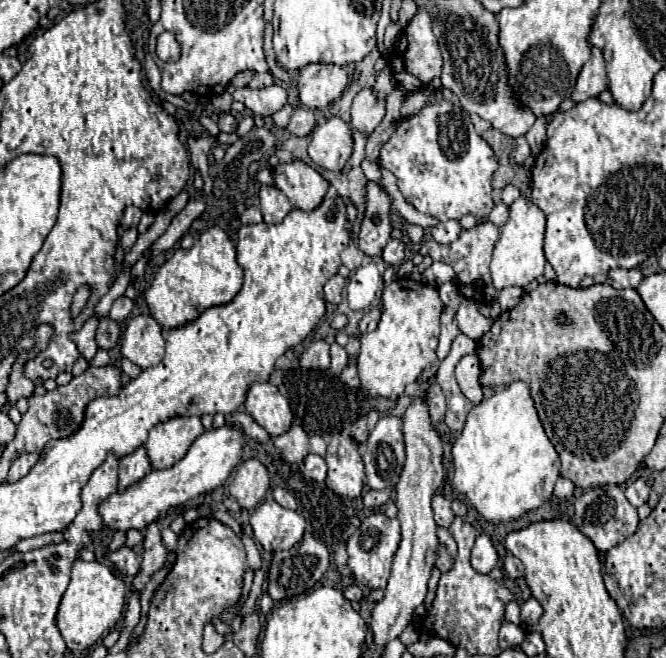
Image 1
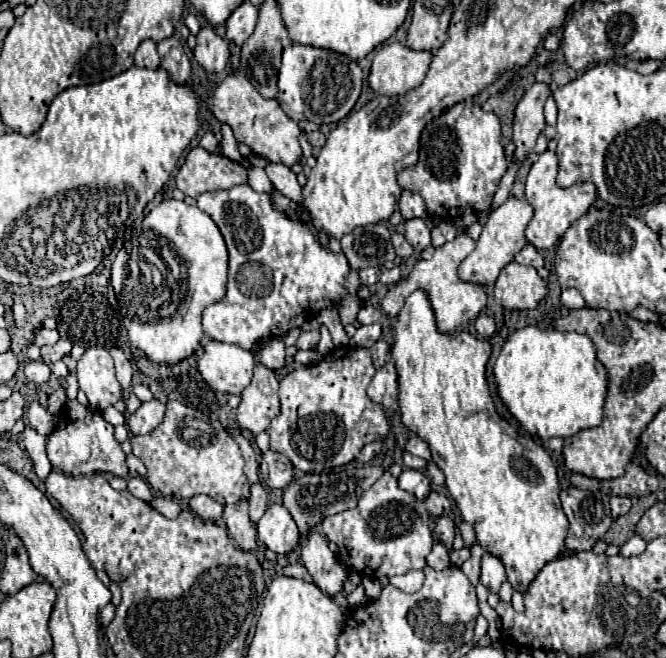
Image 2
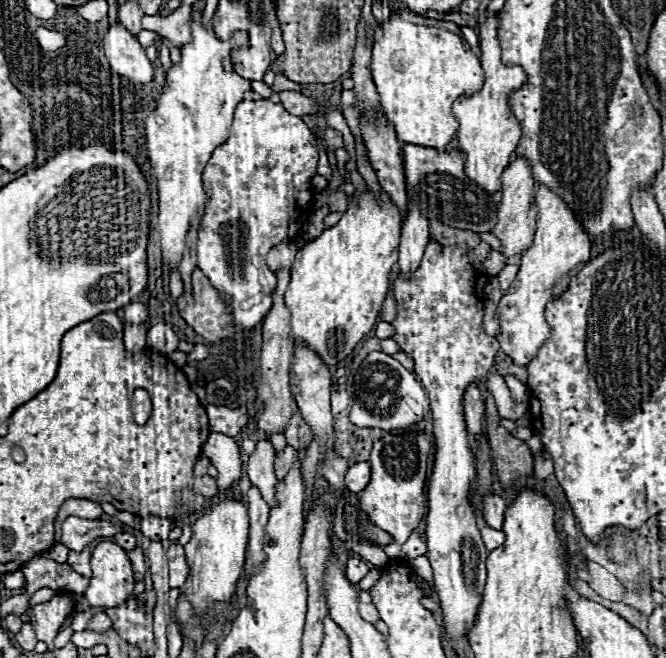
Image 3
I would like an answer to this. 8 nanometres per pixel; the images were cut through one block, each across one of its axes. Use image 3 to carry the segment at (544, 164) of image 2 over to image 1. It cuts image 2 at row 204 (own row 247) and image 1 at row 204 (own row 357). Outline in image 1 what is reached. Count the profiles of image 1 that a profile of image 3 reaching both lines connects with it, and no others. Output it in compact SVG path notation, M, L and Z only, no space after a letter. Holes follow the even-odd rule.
M520 196L510 204L510 216L508 222L500 228L500 240L494 248L494 258L490 264L494 288L526 286L544 274L546 266L546 258L542 252L544 226L546 226L546 216L544 212L540 212L540 208L536 208L536 204L532 204L532 198Z

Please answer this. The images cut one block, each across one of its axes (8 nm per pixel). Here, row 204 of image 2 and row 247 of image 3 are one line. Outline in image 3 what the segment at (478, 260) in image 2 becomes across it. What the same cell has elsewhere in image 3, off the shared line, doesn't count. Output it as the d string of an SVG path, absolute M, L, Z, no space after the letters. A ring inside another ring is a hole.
M516 158L502 174L502 202L498 210L498 220L492 230L492 234L502 244L502 254L506 258L524 254L534 240L534 226L536 226L536 204L534 204L534 180L532 172L528 168L528 162L524 158Z

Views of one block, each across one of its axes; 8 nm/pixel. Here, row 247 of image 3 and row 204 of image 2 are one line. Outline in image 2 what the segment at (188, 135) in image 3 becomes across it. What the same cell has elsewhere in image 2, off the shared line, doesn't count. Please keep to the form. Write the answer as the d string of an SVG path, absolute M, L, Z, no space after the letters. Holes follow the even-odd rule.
M168 198L162 200L146 218L158 218L158 232L152 230L150 236L154 238L154 246L160 240L160 252L156 254L158 264L154 264L160 272L154 270L152 284L144 286L140 280L142 270L138 262L114 260L112 288L124 312L124 326L128 330L130 344L142 350L152 362L174 364L188 358L200 346L204 336L200 326L202 310L222 300L226 294L228 252L214 220L196 206L186 206L180 200ZM174 250L178 260L174 258ZM162 260L166 260L166 264L162 264ZM116 268L124 270L124 276L118 276Z

